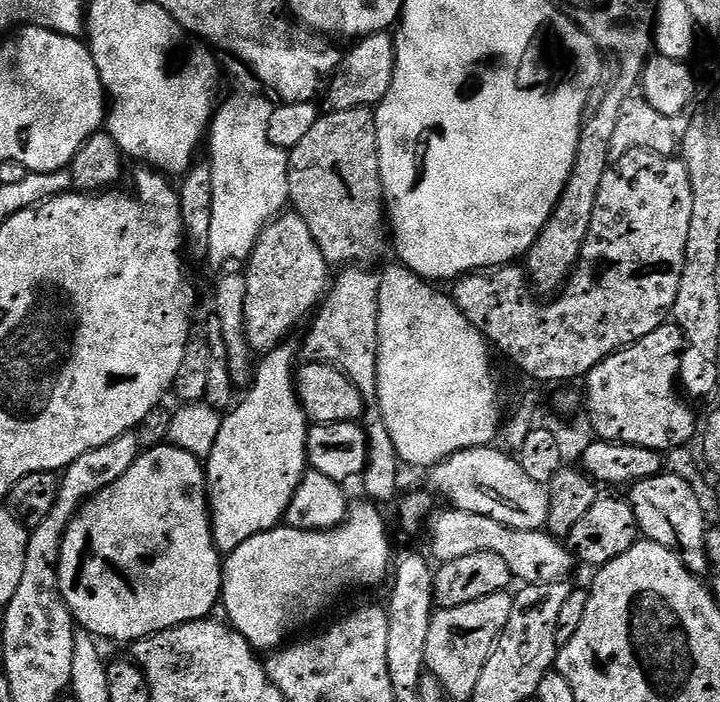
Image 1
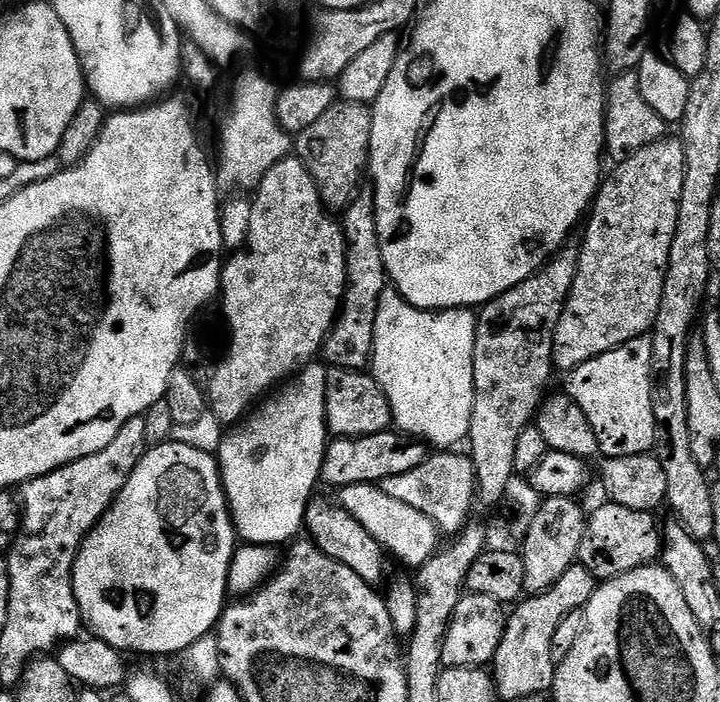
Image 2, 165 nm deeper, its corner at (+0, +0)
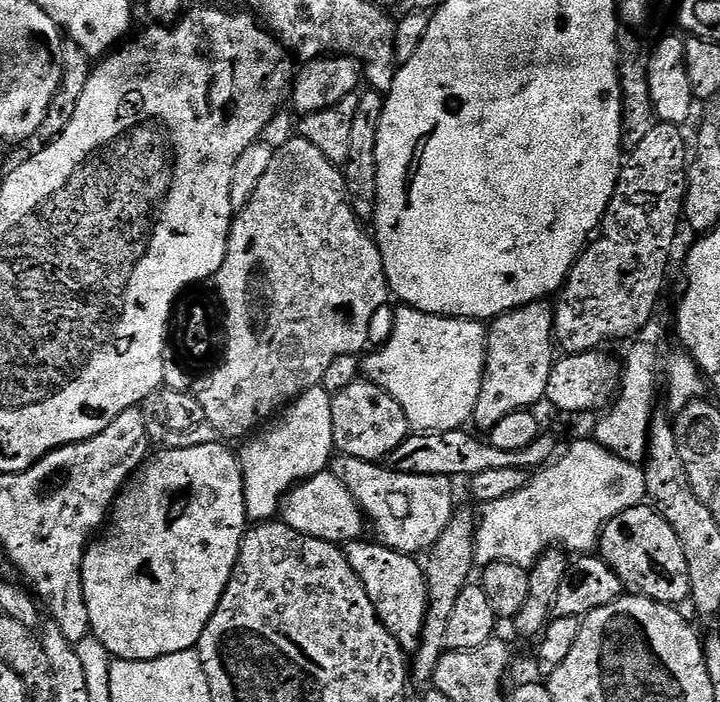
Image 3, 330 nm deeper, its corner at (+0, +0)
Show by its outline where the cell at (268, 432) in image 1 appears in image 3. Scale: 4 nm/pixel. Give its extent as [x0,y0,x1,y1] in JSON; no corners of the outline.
[238,386,335,521]

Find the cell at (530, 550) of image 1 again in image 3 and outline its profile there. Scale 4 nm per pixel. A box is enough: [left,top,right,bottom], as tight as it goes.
[282,470,366,546]

